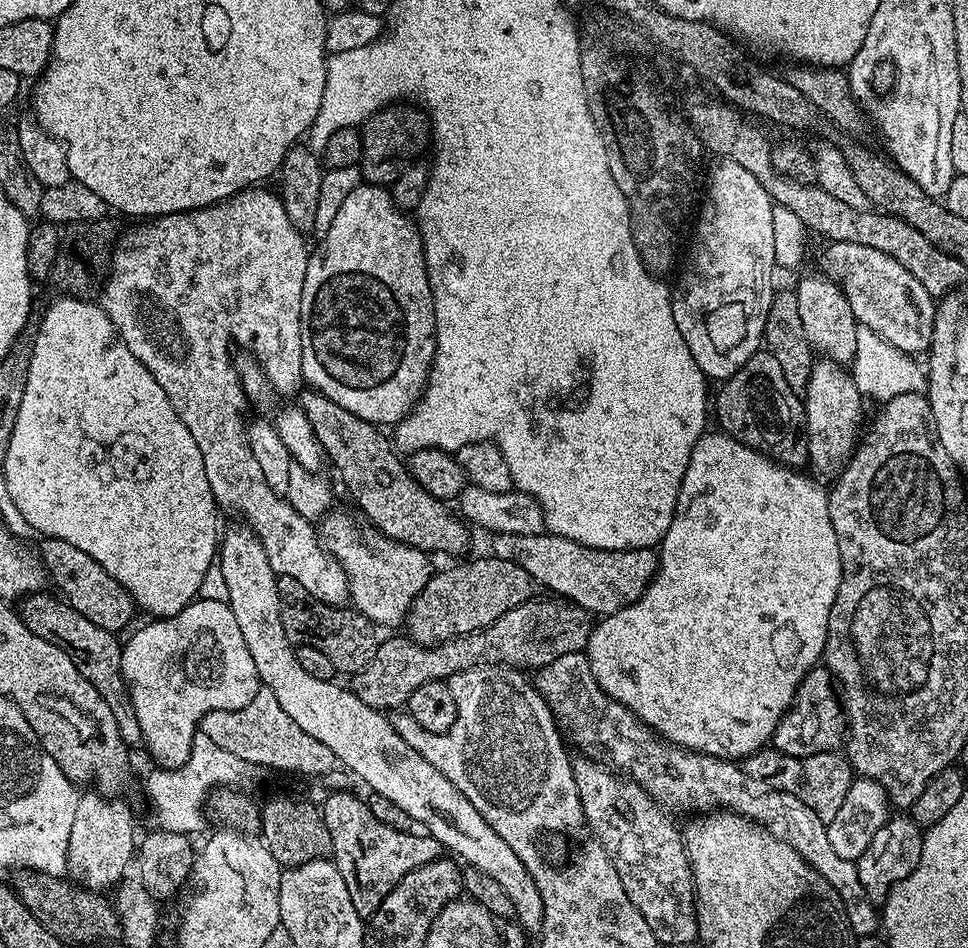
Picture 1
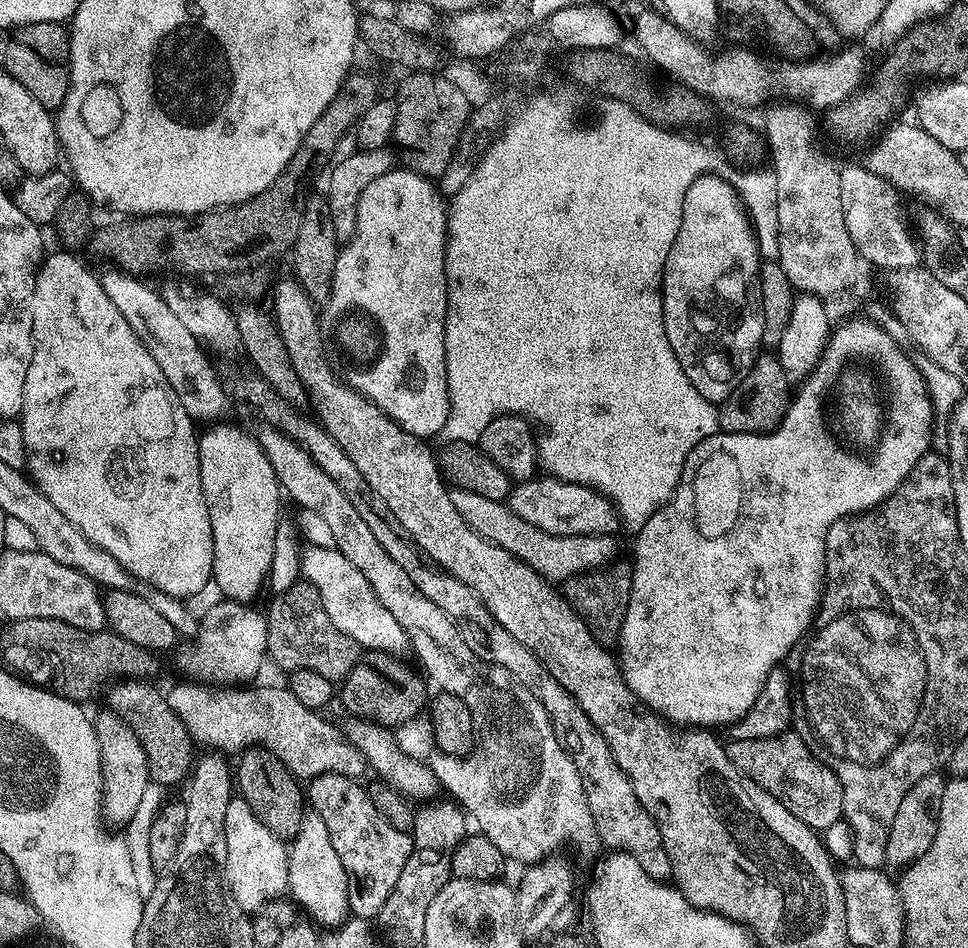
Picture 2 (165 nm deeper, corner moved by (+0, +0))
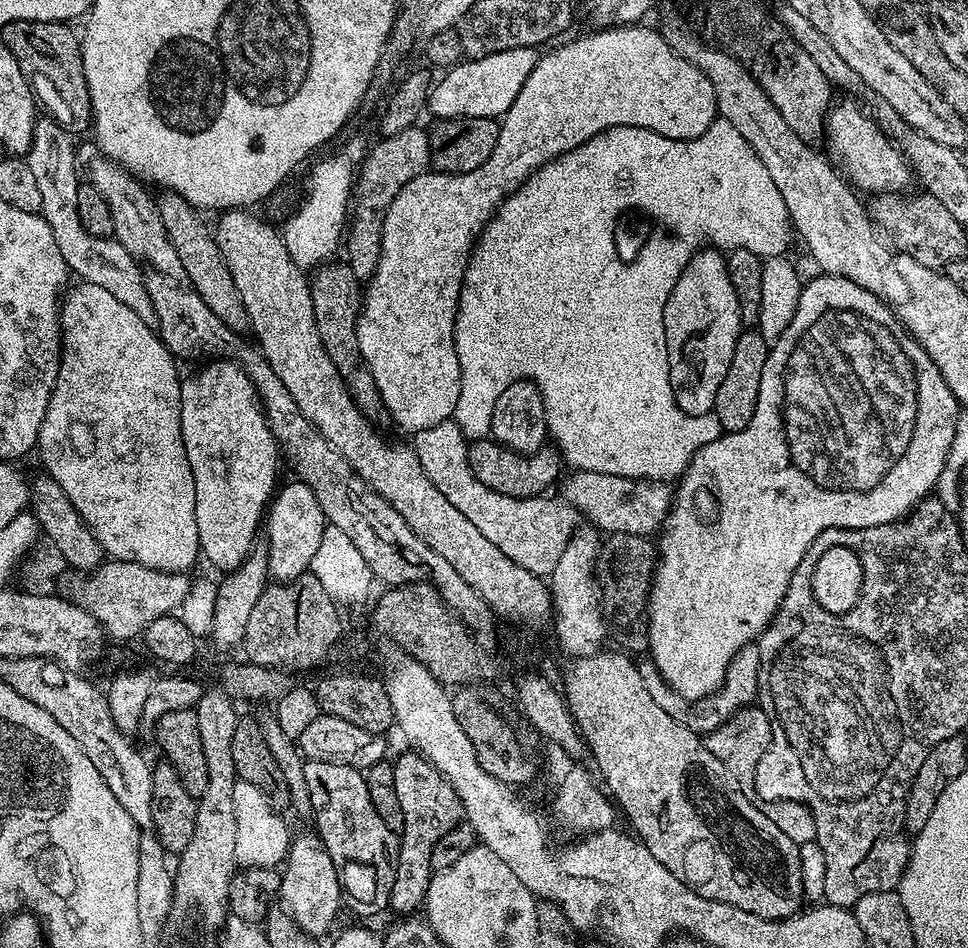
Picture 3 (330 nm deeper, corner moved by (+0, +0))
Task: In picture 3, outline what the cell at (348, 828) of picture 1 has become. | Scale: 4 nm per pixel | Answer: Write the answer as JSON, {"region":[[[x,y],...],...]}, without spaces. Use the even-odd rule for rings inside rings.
{"region":[[[305,759],[304,774],[306,776],[306,791],[310,794],[310,806],[312,807],[311,819],[316,819],[315,835],[319,836],[320,843],[330,854],[330,858],[336,867],[338,874],[338,882],[343,899],[357,912],[360,916],[376,916],[380,911],[388,908],[388,899],[390,898],[390,890],[394,886],[394,878],[396,877],[396,859],[398,858],[398,850],[400,842],[397,833],[390,830],[390,826],[386,826],[386,822],[382,822],[382,818],[378,818],[378,810],[374,810],[374,802],[370,802],[370,790],[366,790],[366,782],[364,781],[364,772],[359,768],[351,768],[350,766],[338,766],[334,762],[318,762],[317,760]]]}

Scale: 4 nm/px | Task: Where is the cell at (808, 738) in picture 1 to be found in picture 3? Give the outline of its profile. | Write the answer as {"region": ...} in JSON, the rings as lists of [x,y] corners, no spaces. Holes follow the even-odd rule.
{"region":[[[753,642],[745,646],[741,652],[730,662],[726,670],[726,678],[716,692],[703,696],[697,700],[688,700],[682,694],[675,692],[662,678],[662,674],[650,662],[639,665],[642,682],[646,682],[646,690],[650,690],[650,698],[661,710],[666,710],[674,722],[682,722],[689,730],[697,734],[707,734],[718,730],[727,724],[733,716],[740,713],[743,708],[755,705],[760,691],[760,645]]]}

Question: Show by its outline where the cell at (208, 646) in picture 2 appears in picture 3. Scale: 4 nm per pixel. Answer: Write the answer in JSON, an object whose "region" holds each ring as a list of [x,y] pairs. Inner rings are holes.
{"region":[[[293,479],[279,489],[271,497],[266,509],[266,532],[268,528],[268,575],[273,581],[283,582],[298,578],[309,571],[314,554],[321,545],[326,521],[322,506],[318,506],[318,498],[314,498],[314,490],[301,480]]]}

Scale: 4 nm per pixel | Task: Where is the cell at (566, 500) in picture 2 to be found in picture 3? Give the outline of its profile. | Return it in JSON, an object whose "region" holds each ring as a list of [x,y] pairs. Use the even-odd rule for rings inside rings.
{"region":[[[572,470],[567,474],[569,476],[565,475],[559,485],[559,488],[561,487],[559,495],[570,506],[574,506],[591,527],[601,533],[621,532],[651,537],[661,531],[664,519],[668,517],[668,511],[672,509],[674,492],[667,483],[579,470]]]}

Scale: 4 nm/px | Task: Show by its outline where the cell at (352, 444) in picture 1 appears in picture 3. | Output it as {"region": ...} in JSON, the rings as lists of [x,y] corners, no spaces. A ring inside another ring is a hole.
{"region":[[[164,190],[159,195],[155,197],[155,201],[162,218],[162,226],[166,226],[166,234],[174,250],[178,250],[178,259],[182,261],[182,270],[192,291],[200,295],[202,302],[206,302],[206,306],[210,306],[214,314],[218,314],[218,318],[228,329],[241,334],[247,333],[249,327],[246,306],[242,306],[238,286],[234,286],[234,278],[230,278],[230,270],[226,270],[226,262],[218,250],[216,237],[200,217],[203,215],[176,192]]]}

